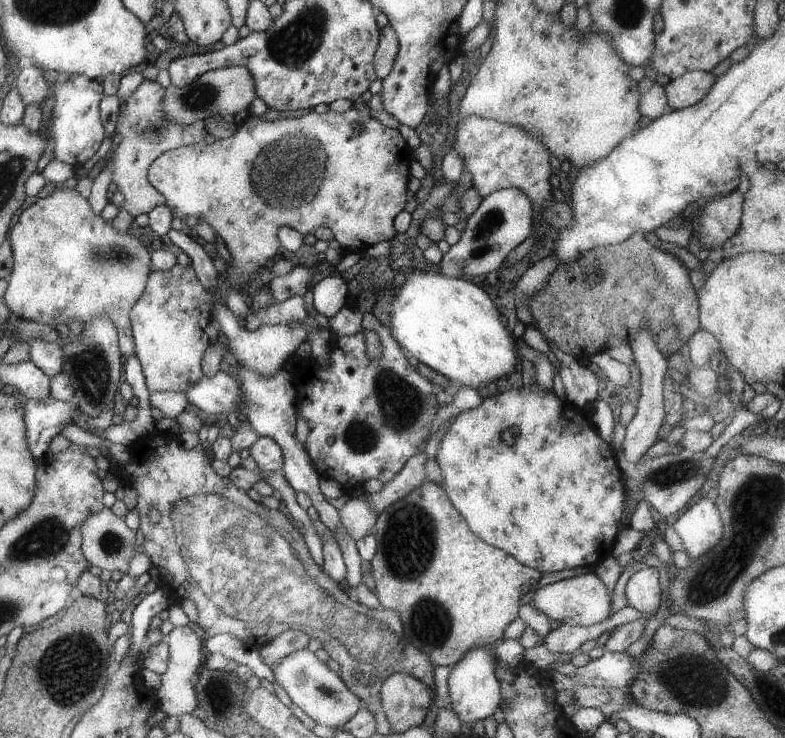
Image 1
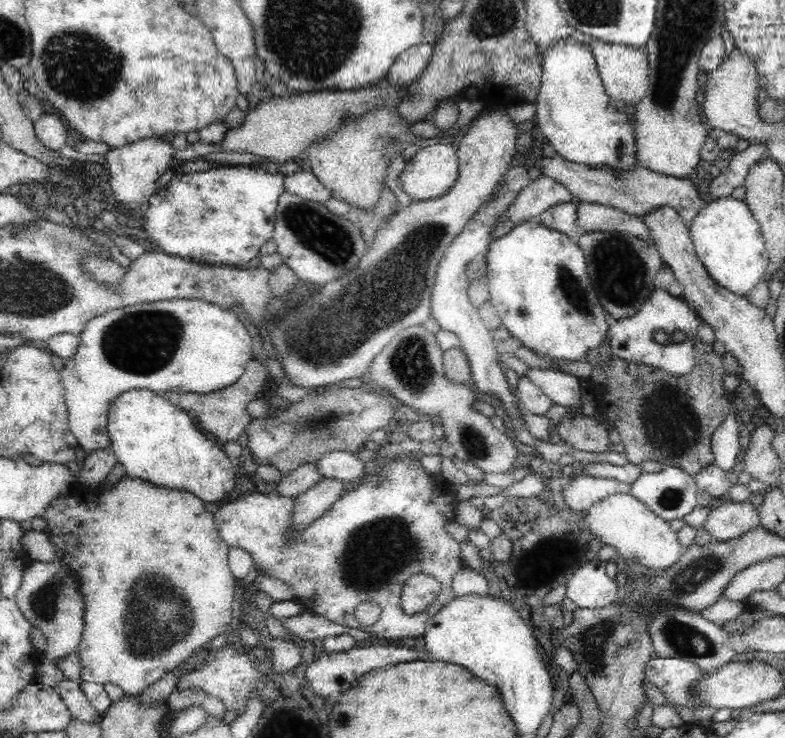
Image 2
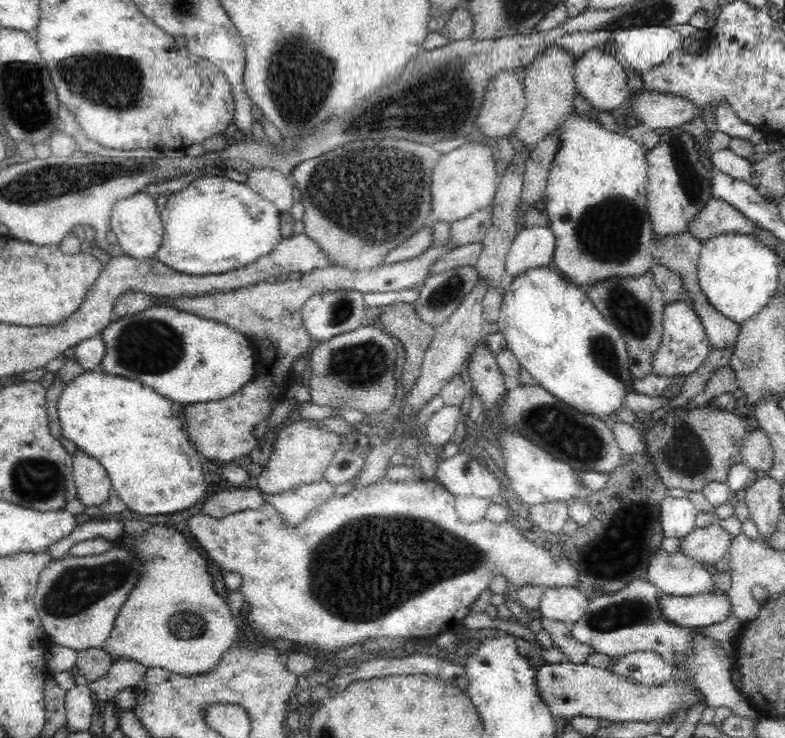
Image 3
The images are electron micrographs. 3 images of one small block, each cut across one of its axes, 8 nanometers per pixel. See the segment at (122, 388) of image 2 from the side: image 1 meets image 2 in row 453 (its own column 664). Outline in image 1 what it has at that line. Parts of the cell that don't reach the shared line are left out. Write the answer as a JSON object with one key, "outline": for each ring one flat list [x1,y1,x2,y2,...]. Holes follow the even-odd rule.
{"outline":[[686,71,680,76,670,78,662,86,668,110,692,106,707,93,714,78,709,71]]}

